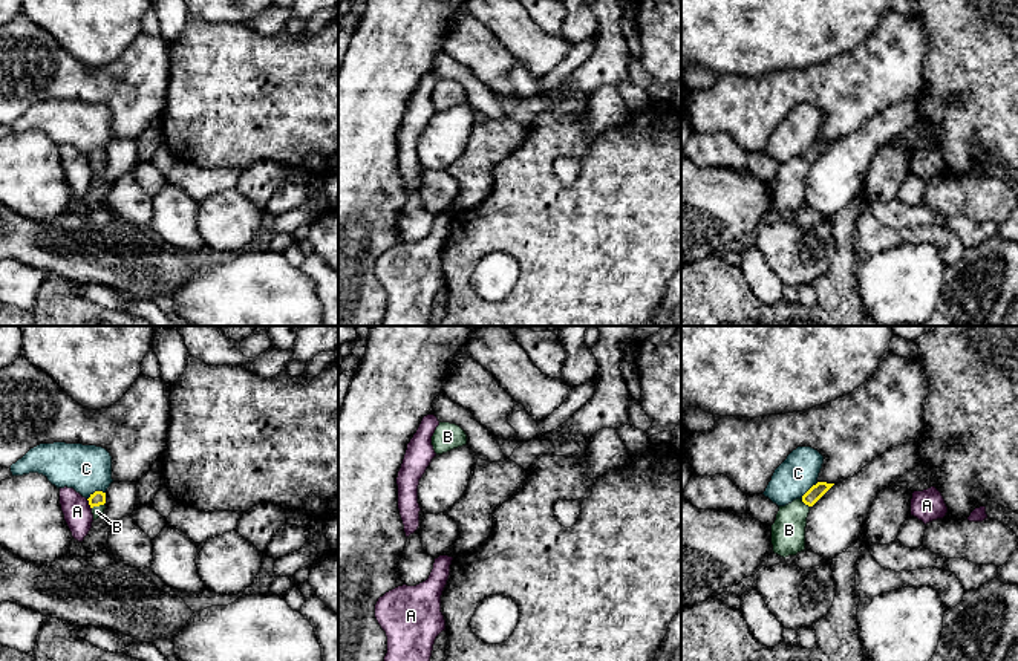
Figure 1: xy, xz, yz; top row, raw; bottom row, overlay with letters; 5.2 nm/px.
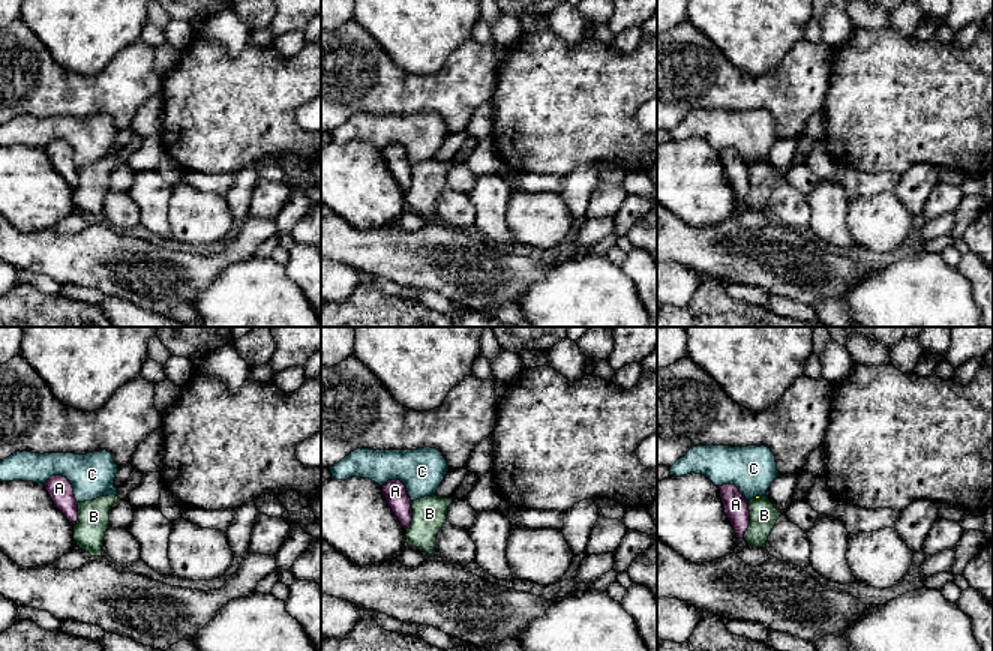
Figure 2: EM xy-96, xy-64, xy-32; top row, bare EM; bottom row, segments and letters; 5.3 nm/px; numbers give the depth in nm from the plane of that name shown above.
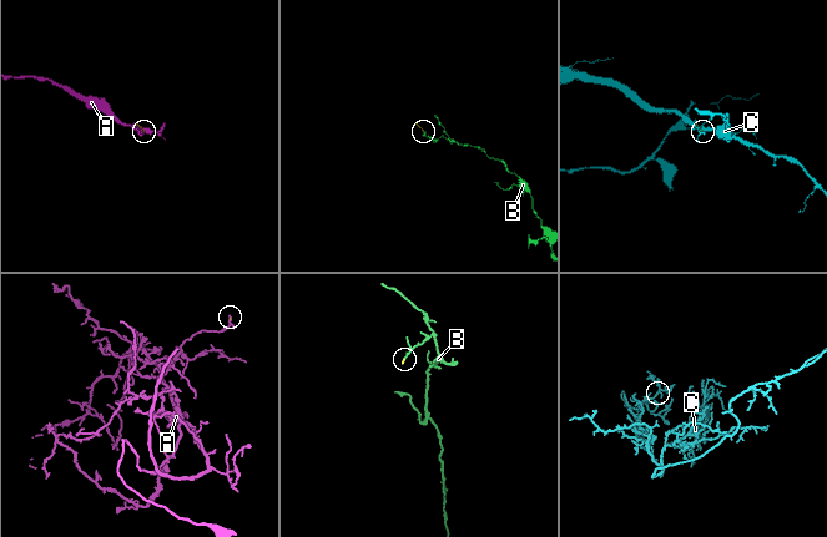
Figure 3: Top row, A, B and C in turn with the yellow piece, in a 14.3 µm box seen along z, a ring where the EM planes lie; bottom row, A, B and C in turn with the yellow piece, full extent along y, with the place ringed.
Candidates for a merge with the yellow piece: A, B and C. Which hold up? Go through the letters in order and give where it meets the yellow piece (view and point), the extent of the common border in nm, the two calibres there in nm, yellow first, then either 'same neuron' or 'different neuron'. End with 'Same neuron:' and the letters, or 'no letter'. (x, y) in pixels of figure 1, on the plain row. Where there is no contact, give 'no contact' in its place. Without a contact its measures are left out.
A: meets yellow in xy at (89, 161); contact 60 nm long; 80 nm thick on the yellow side, 150 nm on the other; different neuron
B: meets yellow in xy at (97, 162); contact 70 nm long; 80 nm thick on the yellow side, 60 nm on the other; same neuron
C: meets yellow in xy at (95, 149); contact 100 nm long; 80 nm thick on the yellow side, 260 nm on the other; different neuron
Same neuron: B

